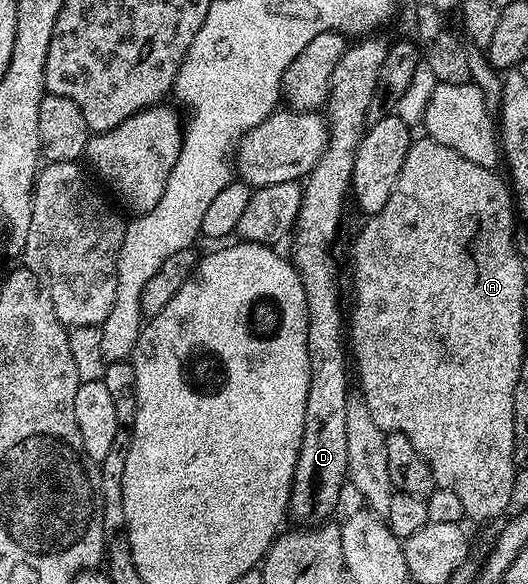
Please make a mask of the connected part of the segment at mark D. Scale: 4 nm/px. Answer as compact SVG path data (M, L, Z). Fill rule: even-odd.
M370 35L367 36L365 39L358 39L353 42L345 51L344 55L340 55L340 63L336 63L336 71L332 71L332 83L330 84L330 98L326 100L326 104L324 106L324 120L330 130L330 138L326 140L326 150L324 151L324 155L320 155L320 159L316 162L316 164L312 167L312 171L310 173L307 173L305 178L304 178L304 184L302 185L302 202L300 203L300 211L296 215L296 221L294 223L294 228L292 230L292 240L289 242L290 249L292 252L294 252L294 257L292 256L292 264L295 269L298 270L298 277L302 280L302 286L304 287L304 295L306 296L306 306L308 307L308 315L310 318L308 319L308 367L310 368L310 378L308 379L308 399L304 403L304 439L300 443L300 455L296 459L296 471L294 472L294 478L292 479L292 487L290 488L290 508L288 510L289 516L291 518L295 517L297 524L302 527L310 527L313 526L315 523L322 523L325 522L327 519L333 518L330 517L334 513L334 508L337 507L338 505L338 500L341 499L342 497L342 484L345 486L347 484L348 478L347 478L347 473L349 471L348 469L348 450L347 450L347 412L348 412L348 401L350 401L352 397L352 392L350 392L350 385L348 382L346 382L346 361L348 365L348 353L346 350L346 353L344 350L342 350L342 341L344 345L344 315L342 319L342 305L340 302L338 302L338 261L336 258L334 258L334 240L337 239L338 237L338 228L341 227L342 225L342 212L345 211L346 209L346 201L348 205L348 198L351 196L352 193L352 178L354 175L354 164L356 163L356 151L358 150L358 145L362 141L362 136L366 134L367 128L368 128L368 114L370 112L370 104L373 103L373 101L376 100L376 94L374 92L379 92L380 86L378 83L378 76L380 75L380 71L384 67L384 59L386 58L388 52L388 45L387 42L382 42L380 38L378 38L378 35Z

